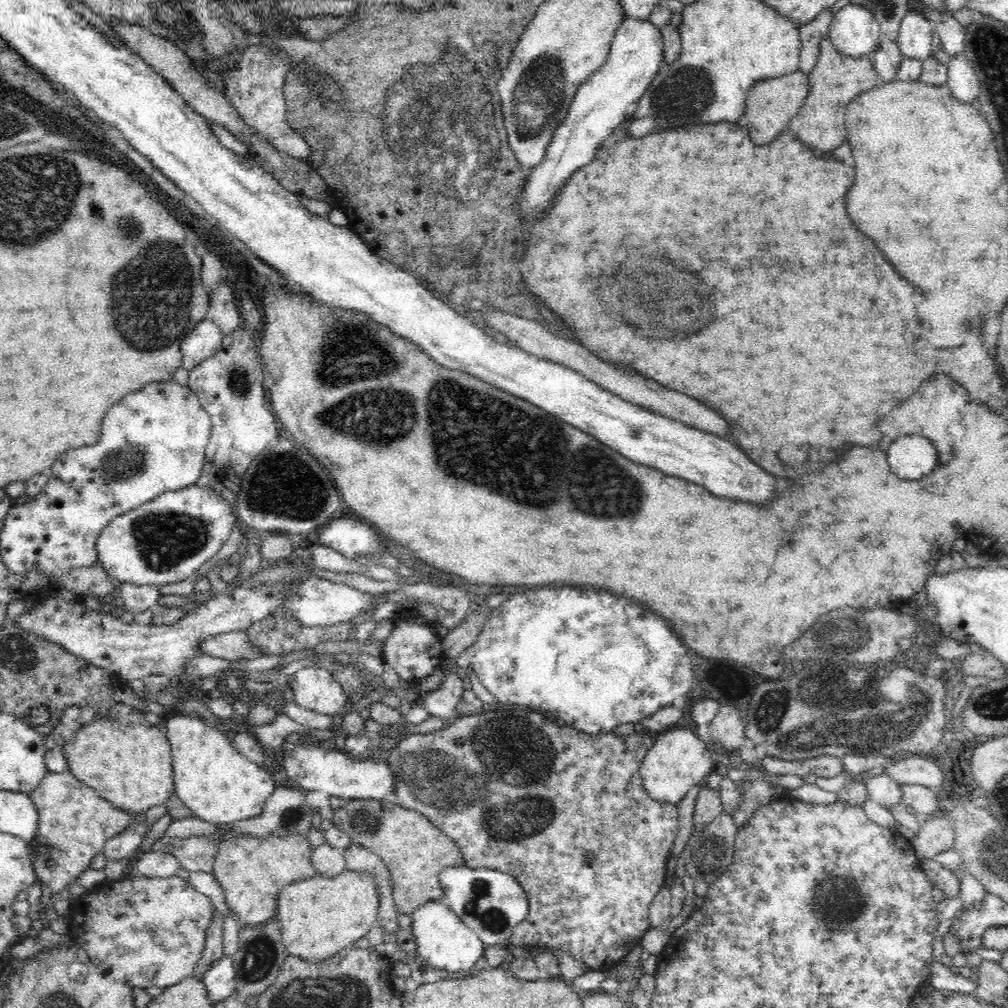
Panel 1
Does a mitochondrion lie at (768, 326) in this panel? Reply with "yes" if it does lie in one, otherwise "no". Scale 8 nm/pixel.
no

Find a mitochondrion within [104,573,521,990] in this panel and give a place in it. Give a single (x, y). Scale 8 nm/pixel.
(259, 958)

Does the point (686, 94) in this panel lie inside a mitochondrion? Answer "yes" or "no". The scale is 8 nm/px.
yes

